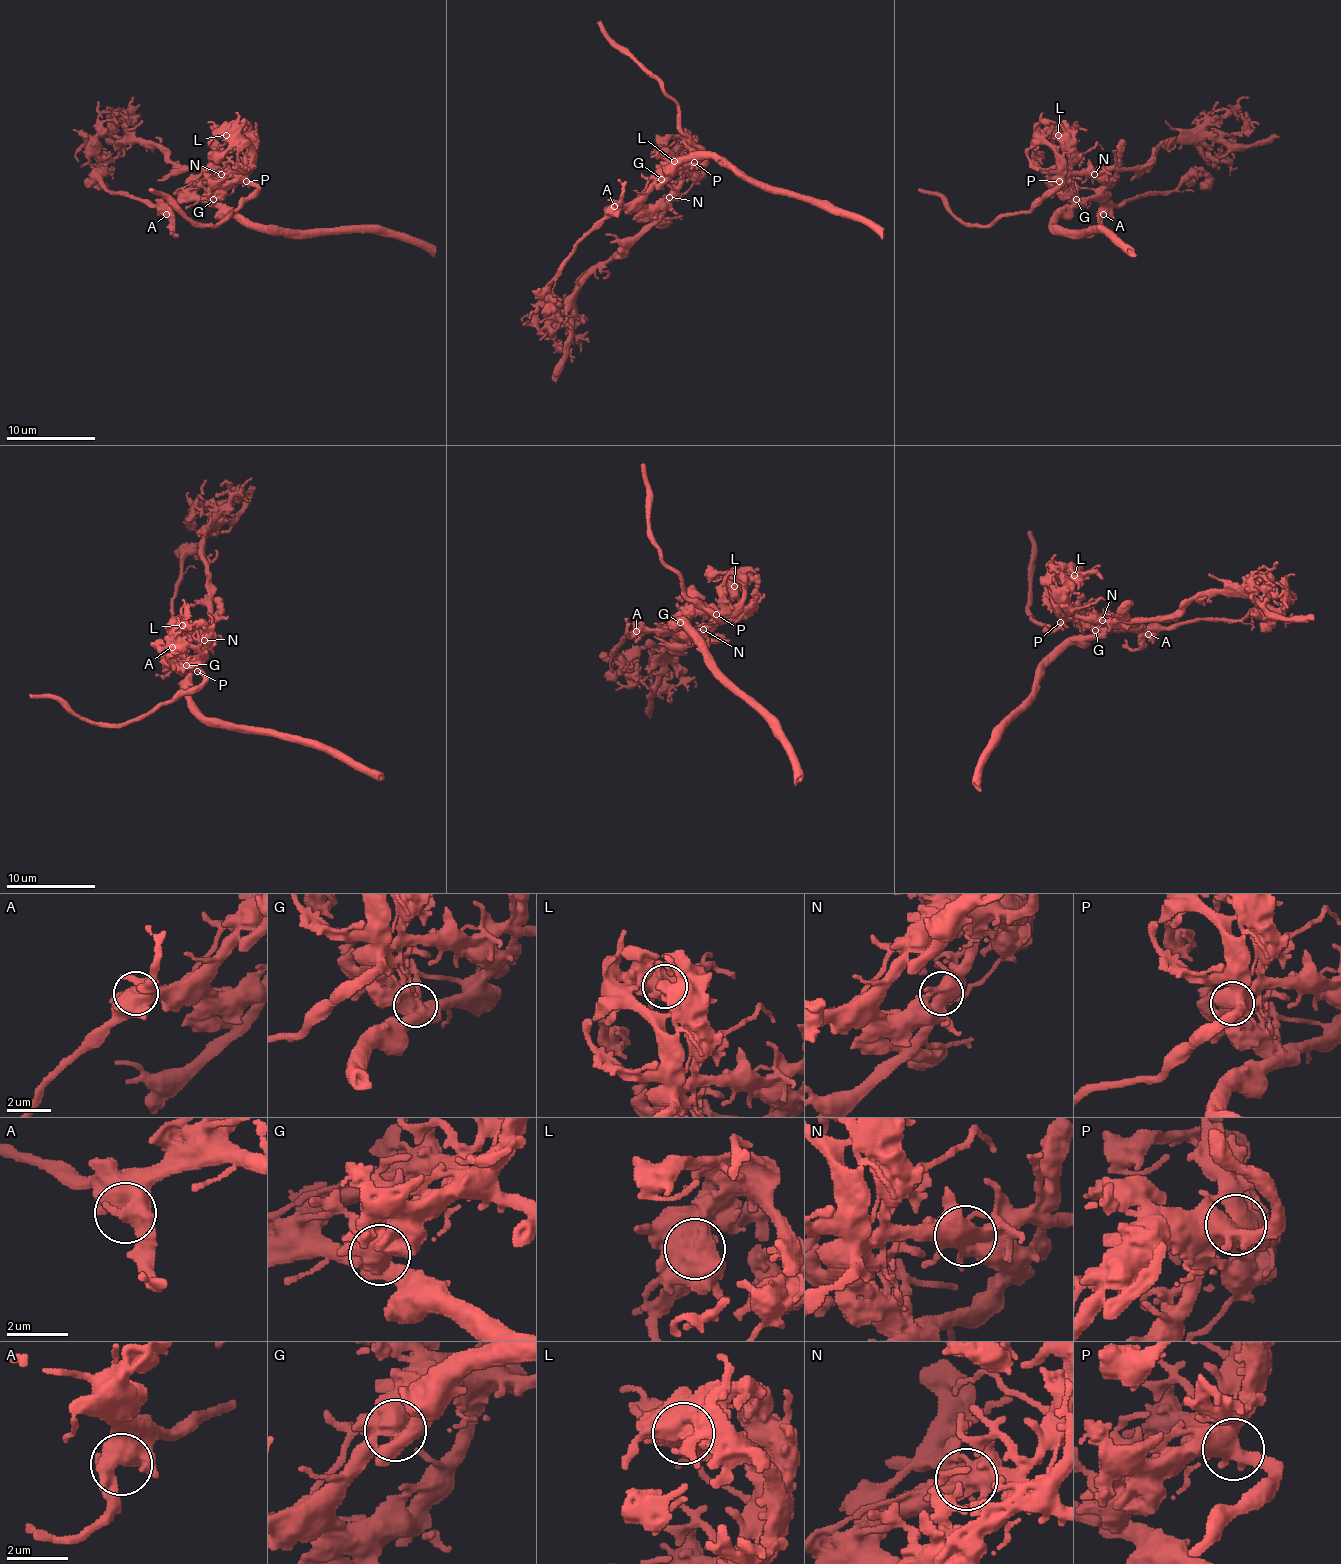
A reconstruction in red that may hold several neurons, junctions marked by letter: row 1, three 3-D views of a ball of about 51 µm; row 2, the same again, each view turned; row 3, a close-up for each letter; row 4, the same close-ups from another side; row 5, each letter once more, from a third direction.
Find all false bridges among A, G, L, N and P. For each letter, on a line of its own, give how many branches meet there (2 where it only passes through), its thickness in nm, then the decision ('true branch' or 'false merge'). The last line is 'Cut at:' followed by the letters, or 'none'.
A: branches 4; calibre 550 nm; true branch
G: branches 4; calibre 600 nm; false merge
L: branches 1; calibre 1350 nm; true branch
N: branches 4; calibre 480 nm; false merge
P: branches 3; calibre 550 nm; true branch
Cut at: G, N

